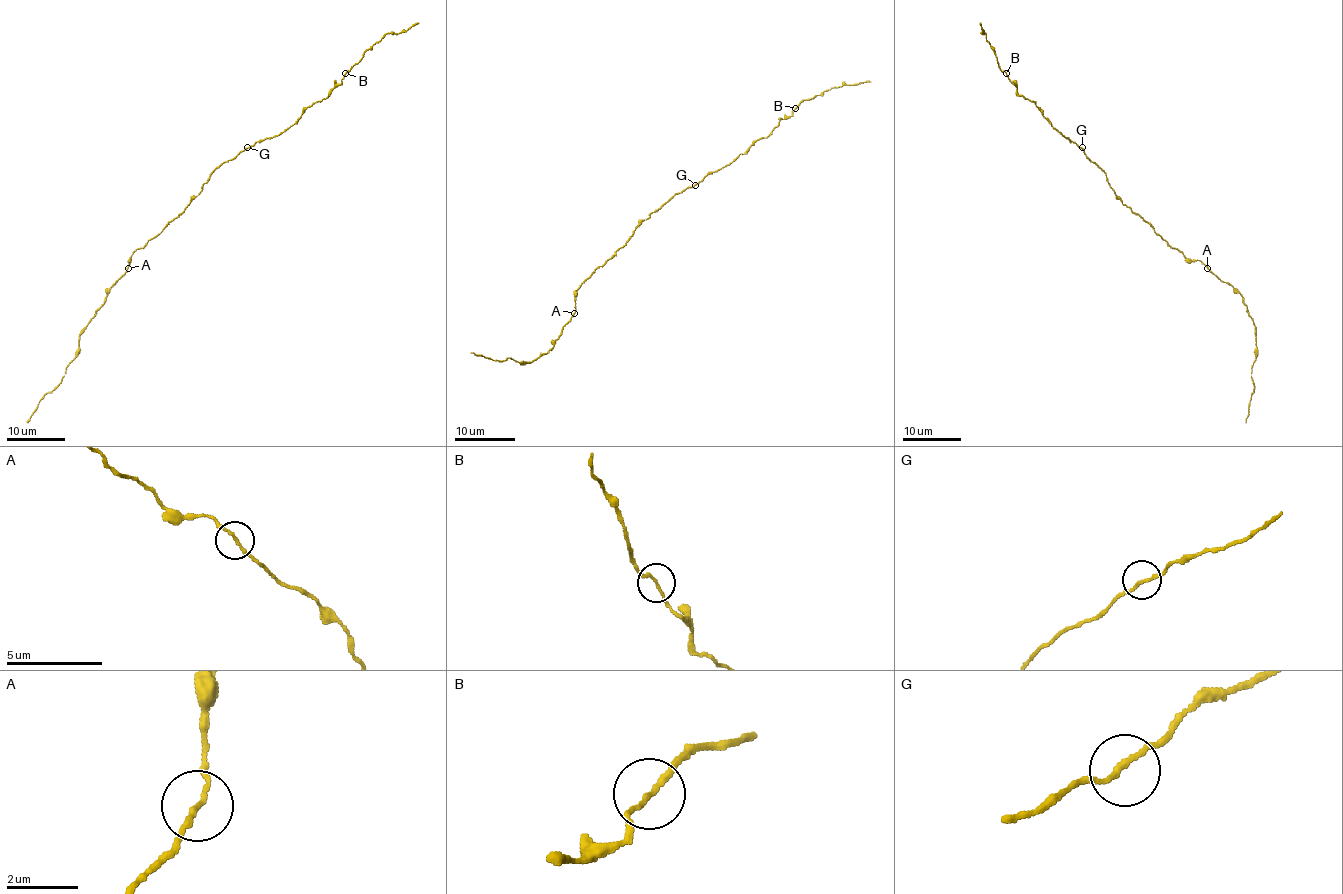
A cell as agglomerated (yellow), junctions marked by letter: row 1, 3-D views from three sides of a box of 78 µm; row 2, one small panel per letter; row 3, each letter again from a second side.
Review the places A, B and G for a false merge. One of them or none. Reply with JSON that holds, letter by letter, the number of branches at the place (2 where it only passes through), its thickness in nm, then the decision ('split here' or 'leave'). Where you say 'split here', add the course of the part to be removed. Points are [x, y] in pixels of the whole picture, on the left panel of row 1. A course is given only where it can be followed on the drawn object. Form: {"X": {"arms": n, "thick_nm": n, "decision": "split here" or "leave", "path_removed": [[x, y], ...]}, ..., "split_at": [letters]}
{"A": {"arms": 2, "thick_nm": 140, "decision": "leave"}, "B": {"arms": 2, "thick_nm": 140, "decision": "leave"}, "G": {"arms": 2, "thick_nm": 140, "decision": "leave"}, "split_at": []}

